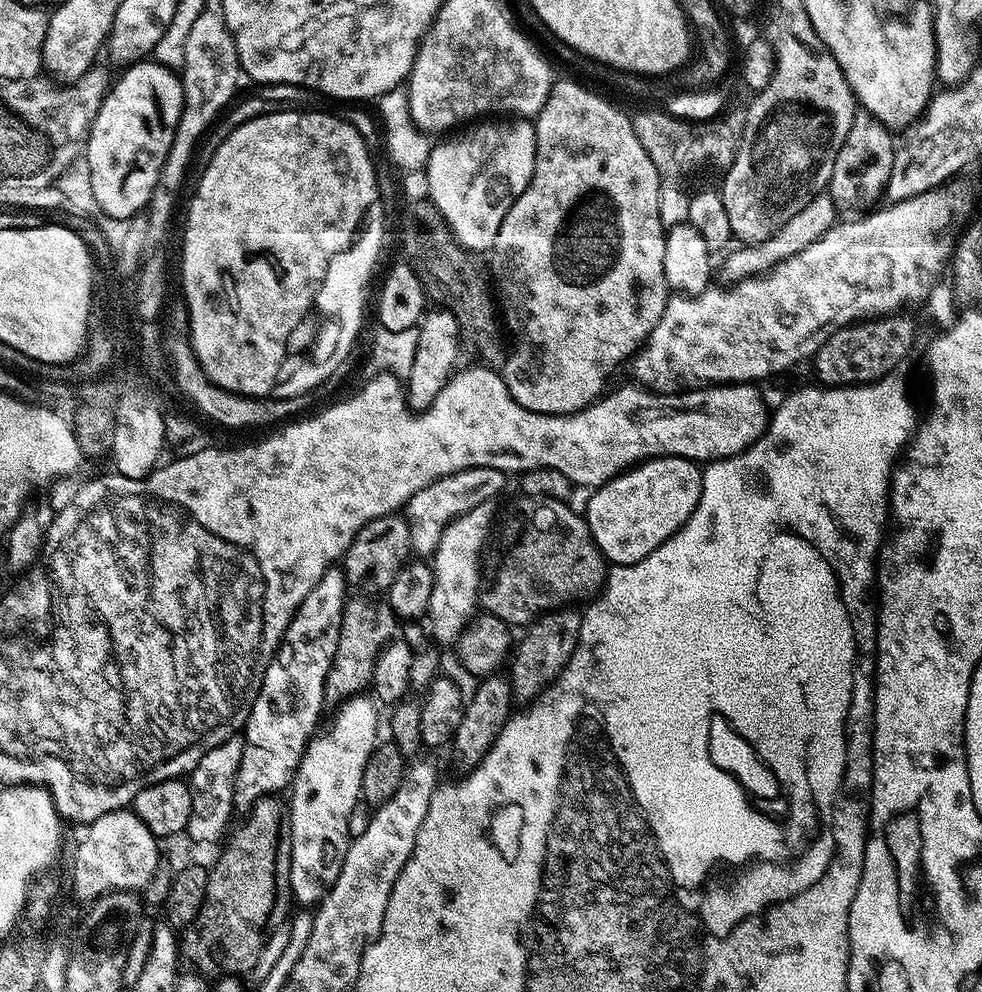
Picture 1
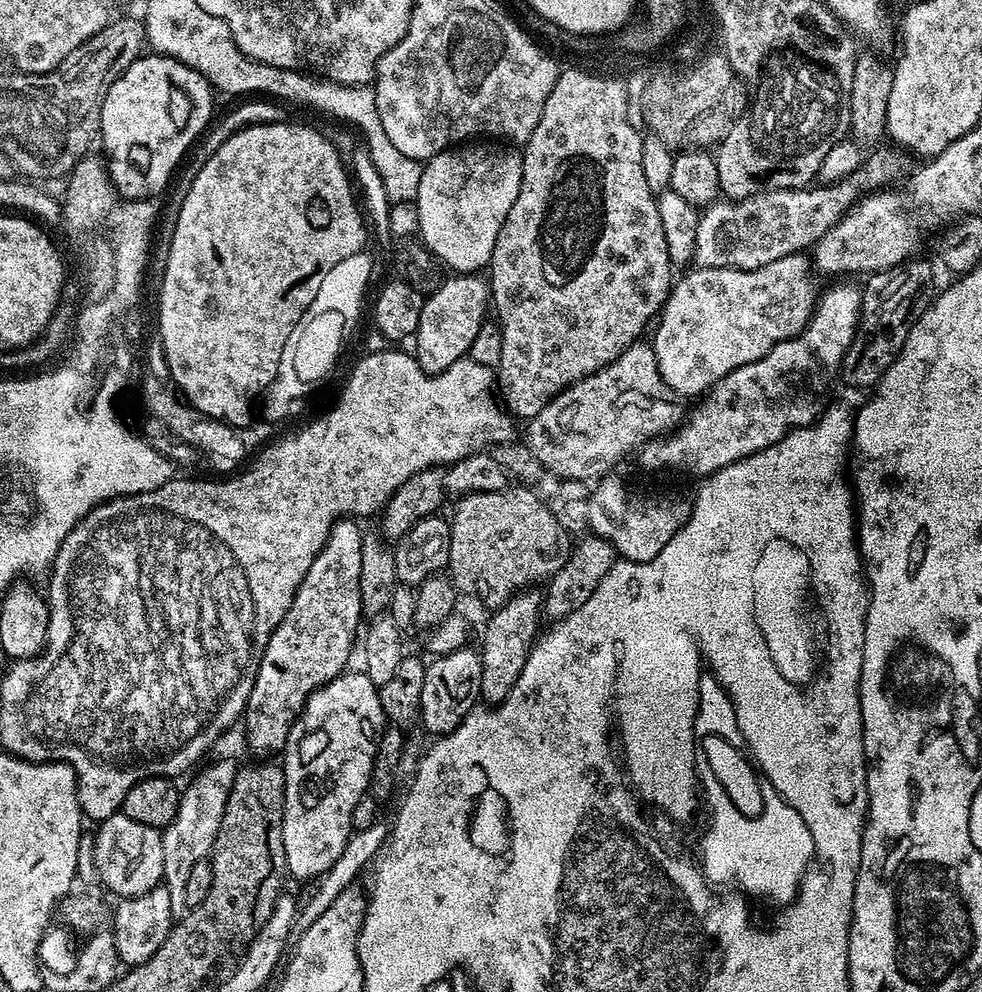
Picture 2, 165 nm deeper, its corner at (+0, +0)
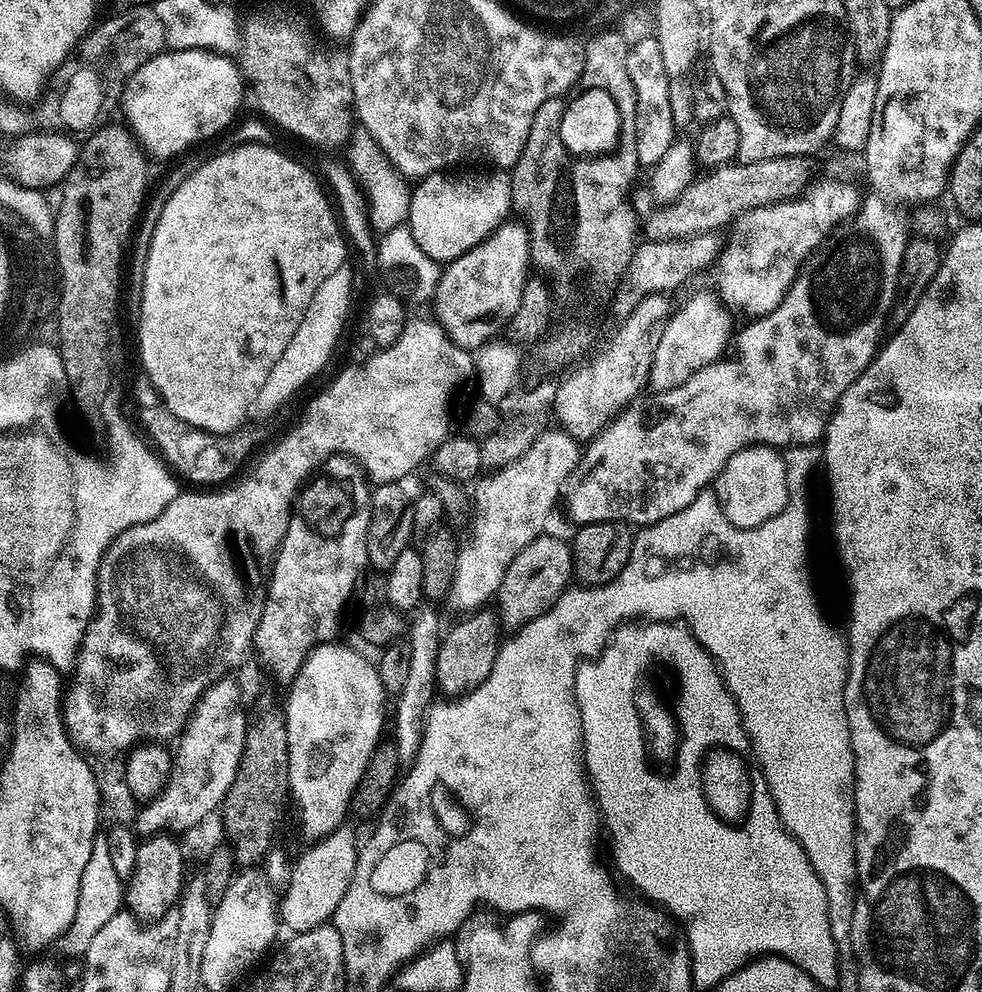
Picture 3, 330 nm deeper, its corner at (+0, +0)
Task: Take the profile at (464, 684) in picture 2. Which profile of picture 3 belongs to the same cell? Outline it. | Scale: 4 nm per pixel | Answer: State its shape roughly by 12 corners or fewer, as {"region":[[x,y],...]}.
{"region":[[495,611],[443,633],[436,686],[448,698],[486,682],[502,643]]}

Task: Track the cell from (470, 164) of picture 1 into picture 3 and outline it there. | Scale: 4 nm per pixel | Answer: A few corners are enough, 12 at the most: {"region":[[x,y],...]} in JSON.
{"region":[[434,172],[413,187],[407,225],[437,262],[509,219],[512,177]]}

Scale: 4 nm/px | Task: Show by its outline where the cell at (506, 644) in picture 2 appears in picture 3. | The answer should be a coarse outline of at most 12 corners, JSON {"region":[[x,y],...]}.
{"region":[[541,534],[506,566],[505,629],[546,614],[573,583],[572,545]]}

